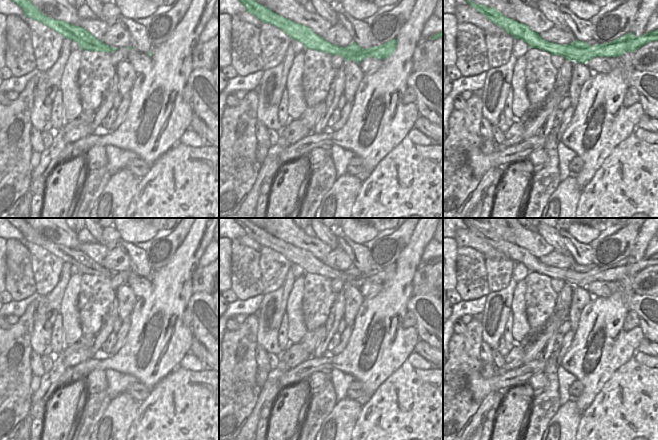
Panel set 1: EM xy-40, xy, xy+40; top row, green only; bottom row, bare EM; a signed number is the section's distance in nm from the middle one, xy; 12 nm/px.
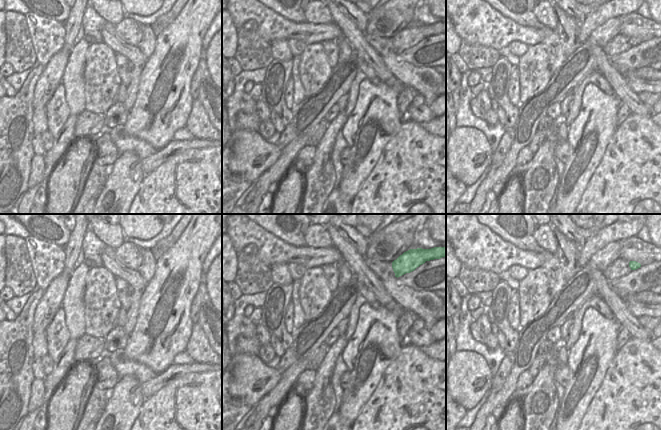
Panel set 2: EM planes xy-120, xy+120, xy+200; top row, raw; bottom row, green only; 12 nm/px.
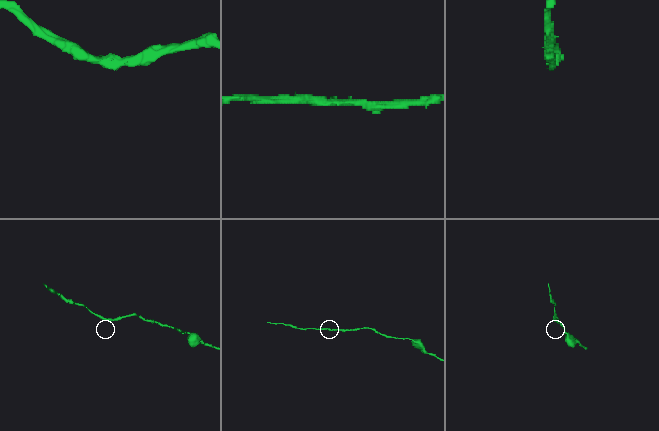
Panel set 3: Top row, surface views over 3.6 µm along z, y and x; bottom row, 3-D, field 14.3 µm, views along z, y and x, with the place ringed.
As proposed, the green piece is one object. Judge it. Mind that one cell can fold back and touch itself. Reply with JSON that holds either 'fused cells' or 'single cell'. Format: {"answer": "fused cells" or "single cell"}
{"answer": "single cell"}

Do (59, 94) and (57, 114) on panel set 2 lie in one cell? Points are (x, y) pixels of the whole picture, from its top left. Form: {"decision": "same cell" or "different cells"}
{"decision": "same cell"}

